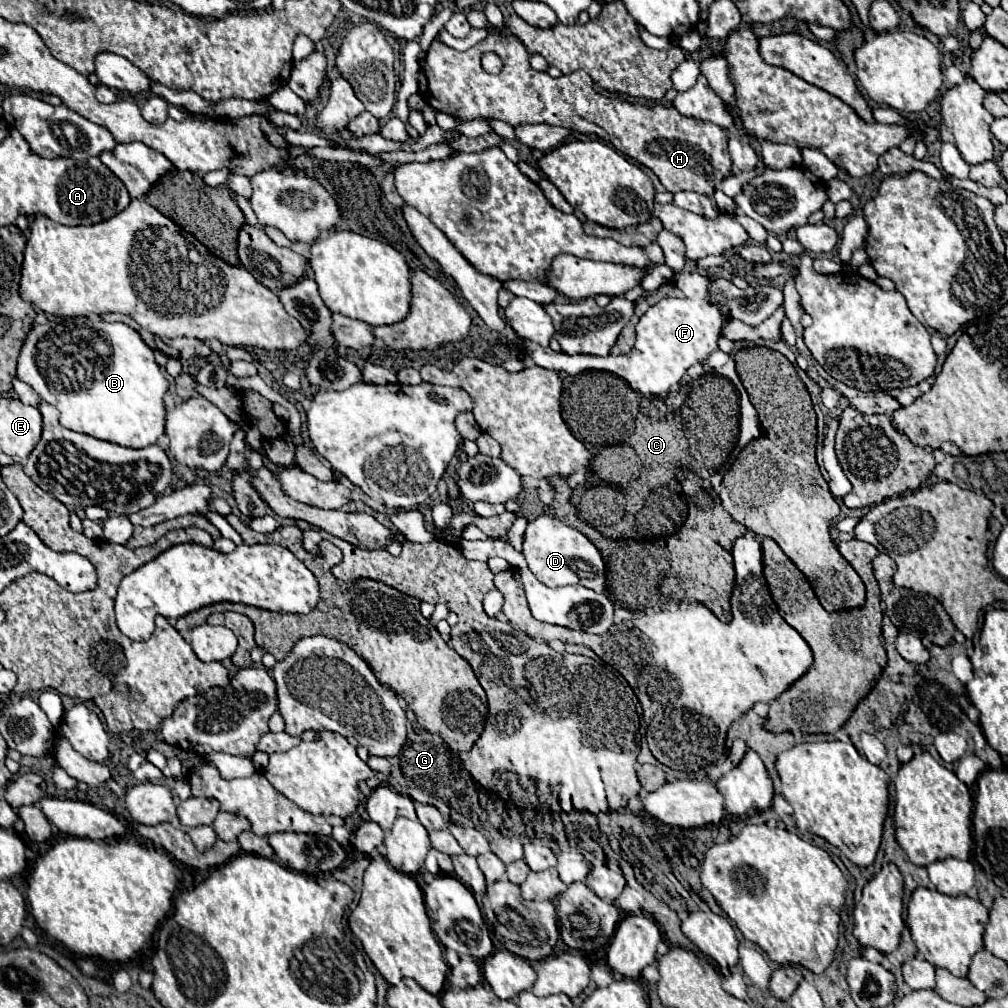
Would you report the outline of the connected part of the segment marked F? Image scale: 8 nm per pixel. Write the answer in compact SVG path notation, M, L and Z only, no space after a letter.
M681 272L681 274L675 274L675 284L683 290L685 298L665 298L661 302L657 302L655 306L651 306L639 320L637 324L637 340L635 340L635 346L631 348L629 354L623 354L623 356L567 356L563 352L553 352L551 348L543 348L543 346L535 346L533 342L527 342L527 352L531 358L533 364L541 366L541 368L549 368L549 370L565 370L567 374L579 374L583 370L607 370L607 372L613 372L617 376L621 376L623 380L627 380L627 384L649 396L663 396L667 392L671 392L675 386L679 386L679 380L683 376L687 376L687 370L703 360L707 360L713 352L719 350L719 340L721 340L721 332L723 332L723 326L727 324L729 320L729 308L723 306L723 304L713 304L711 302L711 280L705 276L705 274L699 274L699 272Z

